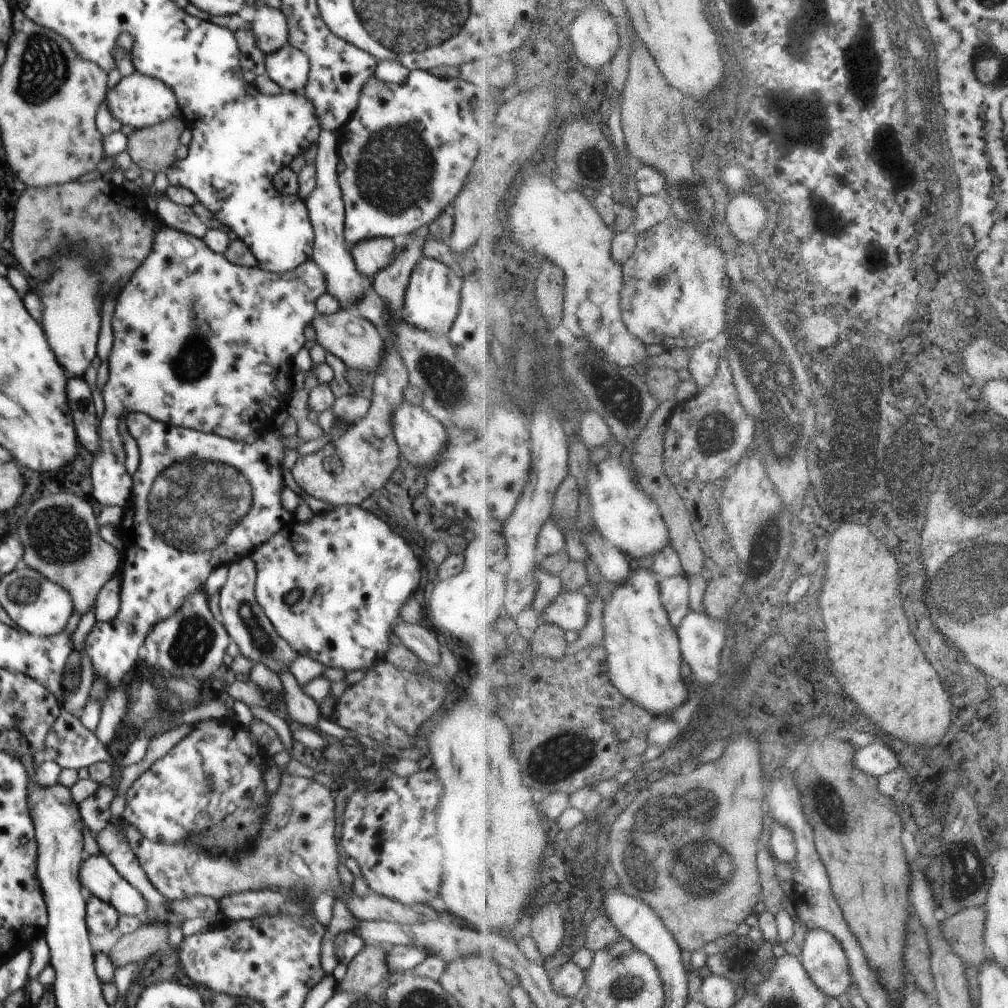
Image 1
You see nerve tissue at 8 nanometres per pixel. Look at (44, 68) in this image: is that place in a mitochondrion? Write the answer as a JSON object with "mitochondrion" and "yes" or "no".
{"mitochondrion":"yes"}

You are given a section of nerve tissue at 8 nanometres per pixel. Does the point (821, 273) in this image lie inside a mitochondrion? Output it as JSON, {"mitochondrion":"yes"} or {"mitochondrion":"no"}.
{"mitochondrion":"no"}

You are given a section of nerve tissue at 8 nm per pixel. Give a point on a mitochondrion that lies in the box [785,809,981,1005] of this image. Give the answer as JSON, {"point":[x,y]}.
{"point":[962,885]}

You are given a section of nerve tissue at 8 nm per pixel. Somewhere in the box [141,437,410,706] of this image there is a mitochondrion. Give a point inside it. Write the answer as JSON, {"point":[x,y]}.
{"point":[196,636]}

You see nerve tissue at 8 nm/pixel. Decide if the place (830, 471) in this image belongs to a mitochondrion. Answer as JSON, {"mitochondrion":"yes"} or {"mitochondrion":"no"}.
{"mitochondrion":"yes"}

